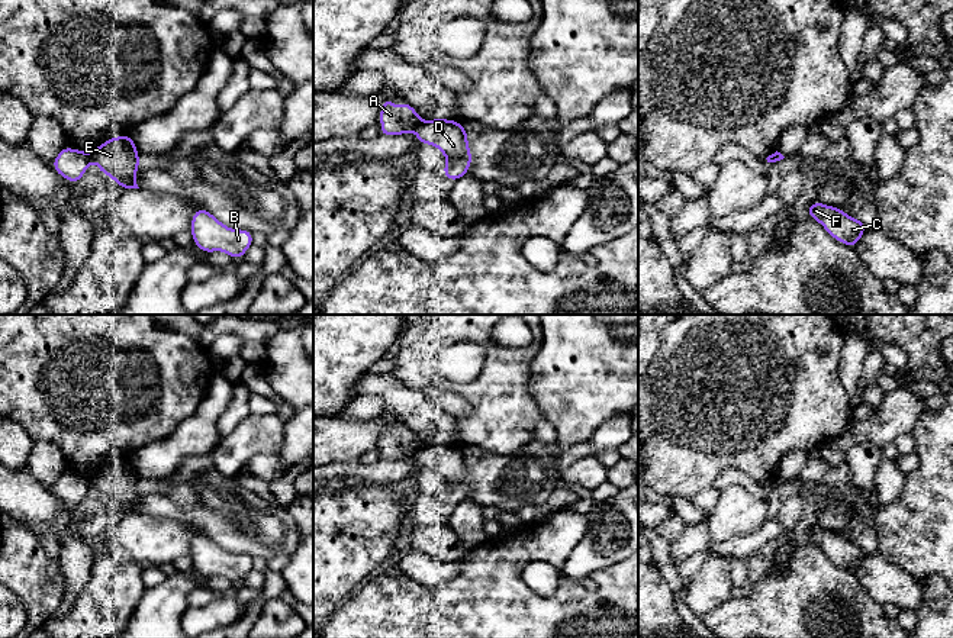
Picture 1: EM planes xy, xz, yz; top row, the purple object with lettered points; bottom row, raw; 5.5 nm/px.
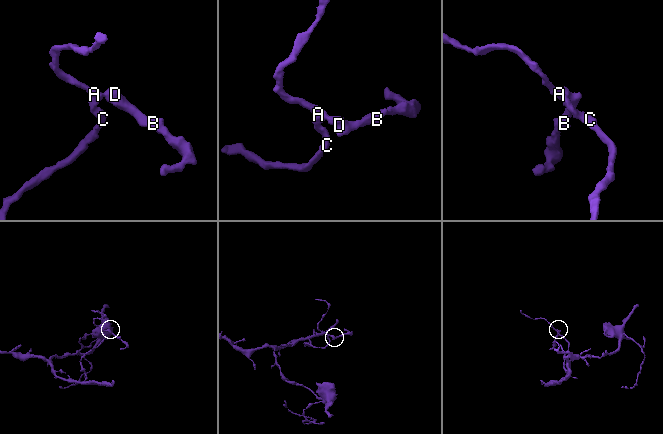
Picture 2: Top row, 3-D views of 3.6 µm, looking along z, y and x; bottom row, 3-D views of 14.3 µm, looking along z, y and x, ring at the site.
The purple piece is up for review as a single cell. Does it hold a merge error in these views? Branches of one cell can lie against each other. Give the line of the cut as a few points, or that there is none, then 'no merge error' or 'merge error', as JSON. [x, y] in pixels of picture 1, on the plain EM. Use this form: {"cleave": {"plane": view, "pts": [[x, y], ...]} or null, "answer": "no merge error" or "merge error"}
{"cleave": {"plane": "xz", "pts": [[422, 445], [414, 456]]}, "answer": "merge error"}

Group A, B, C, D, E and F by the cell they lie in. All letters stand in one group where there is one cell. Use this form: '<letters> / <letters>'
A C F / B D E

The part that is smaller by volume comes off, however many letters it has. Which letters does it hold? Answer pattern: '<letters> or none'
B, D, E

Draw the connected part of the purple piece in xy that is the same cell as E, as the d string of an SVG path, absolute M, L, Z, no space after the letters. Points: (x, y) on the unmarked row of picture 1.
M132 461L109 463L90 477L99 494L110 500L122 513L139 513L135 499L139 494L139 480Z

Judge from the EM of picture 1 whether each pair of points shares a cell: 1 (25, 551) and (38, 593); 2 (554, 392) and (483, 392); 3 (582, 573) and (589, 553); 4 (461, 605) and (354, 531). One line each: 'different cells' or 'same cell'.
1: same cell
2: different cells
3: same cell
4: different cells

